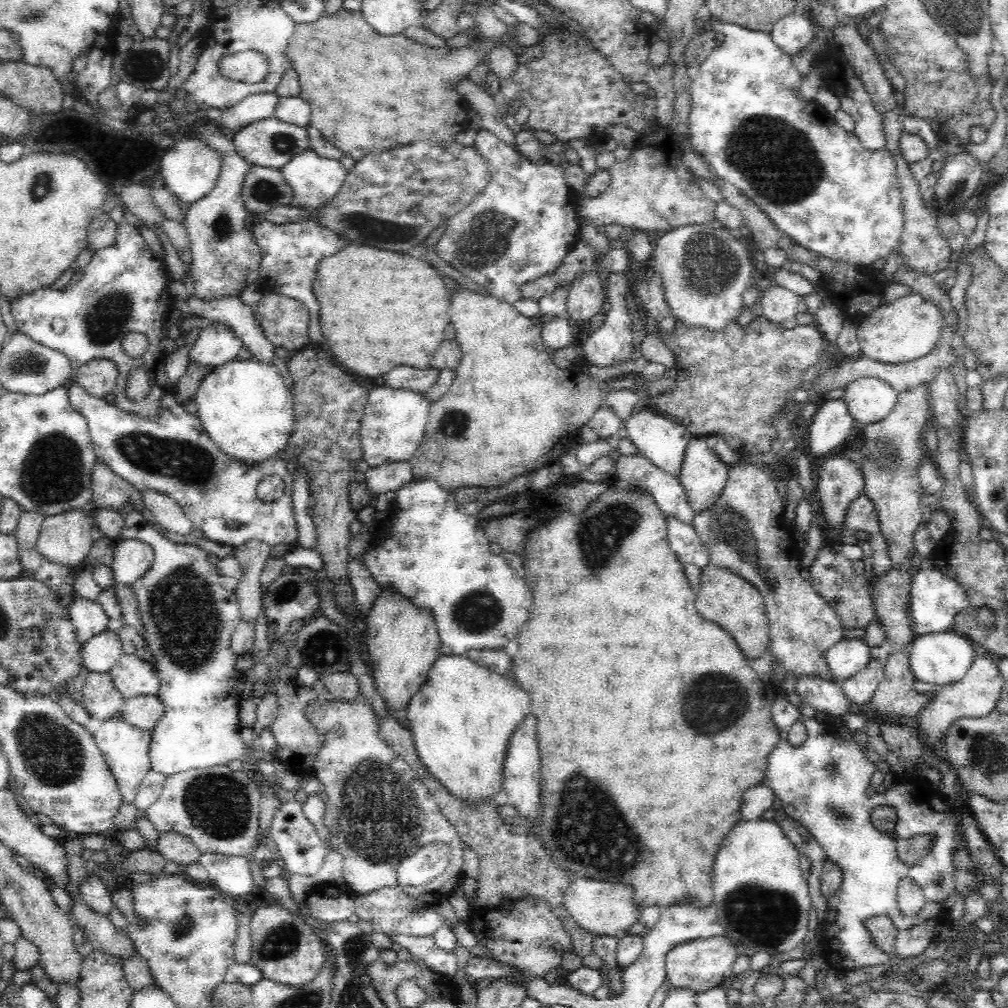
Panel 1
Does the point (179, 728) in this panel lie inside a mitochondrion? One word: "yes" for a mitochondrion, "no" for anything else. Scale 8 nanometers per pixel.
no

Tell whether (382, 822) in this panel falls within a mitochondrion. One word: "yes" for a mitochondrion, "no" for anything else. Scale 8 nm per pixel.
yes

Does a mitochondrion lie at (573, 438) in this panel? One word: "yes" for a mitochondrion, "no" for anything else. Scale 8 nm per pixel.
no

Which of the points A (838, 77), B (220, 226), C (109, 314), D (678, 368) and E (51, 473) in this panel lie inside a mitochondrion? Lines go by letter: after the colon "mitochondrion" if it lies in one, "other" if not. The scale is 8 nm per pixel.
A: other
B: mitochondrion
C: mitochondrion
D: other
E: mitochondrion

